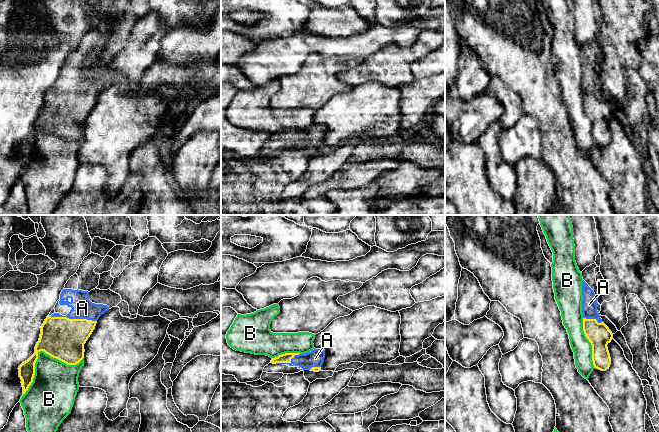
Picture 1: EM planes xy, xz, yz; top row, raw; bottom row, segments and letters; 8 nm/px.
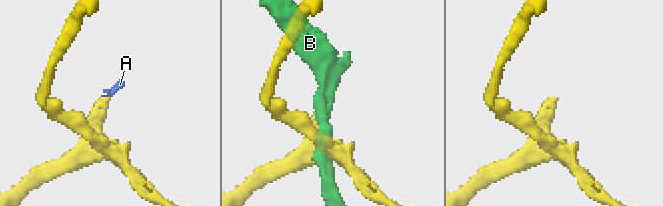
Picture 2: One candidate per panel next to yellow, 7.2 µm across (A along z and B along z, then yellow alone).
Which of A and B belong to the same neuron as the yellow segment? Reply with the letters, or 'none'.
A

